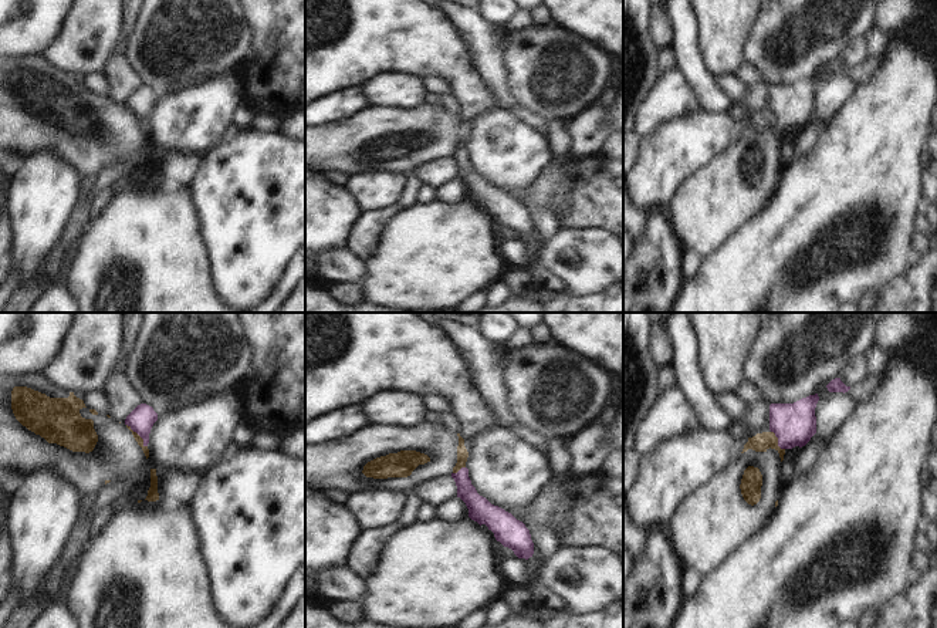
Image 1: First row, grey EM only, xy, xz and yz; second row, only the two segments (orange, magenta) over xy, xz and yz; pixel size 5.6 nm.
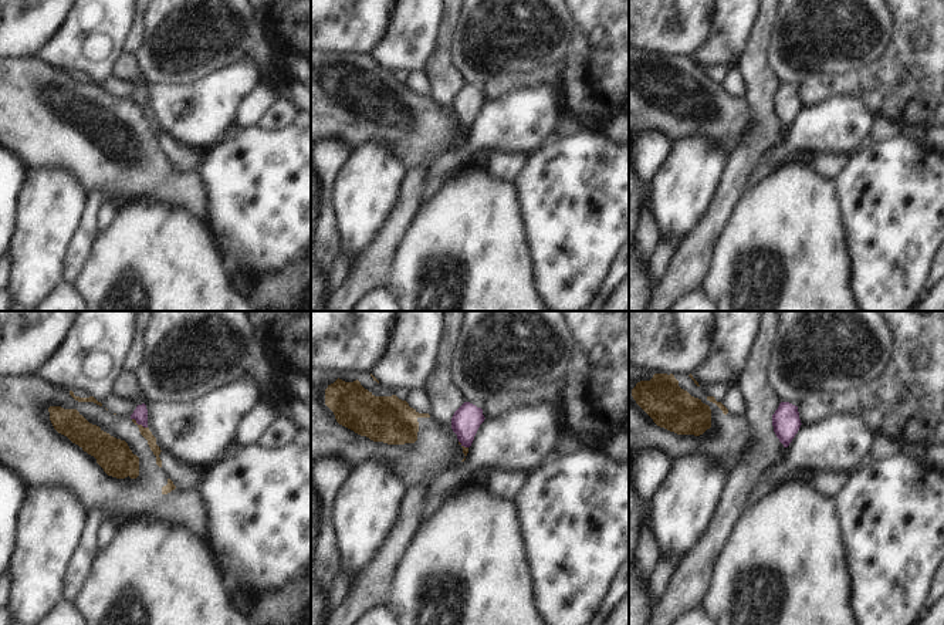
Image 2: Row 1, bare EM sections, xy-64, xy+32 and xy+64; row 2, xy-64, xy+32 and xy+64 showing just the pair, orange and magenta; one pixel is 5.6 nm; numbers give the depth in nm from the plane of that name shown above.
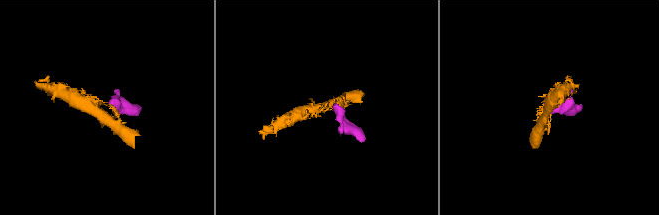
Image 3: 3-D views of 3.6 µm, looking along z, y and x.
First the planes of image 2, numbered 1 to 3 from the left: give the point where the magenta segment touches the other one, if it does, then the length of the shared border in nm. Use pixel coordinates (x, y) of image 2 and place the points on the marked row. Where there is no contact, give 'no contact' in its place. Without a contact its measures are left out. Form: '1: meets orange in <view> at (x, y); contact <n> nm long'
1: meets orange in xy-64 at (139, 425); contact 110 nm long
2: meets orange in xy+32 at (463, 446); contact 70 nm long
3: no contact

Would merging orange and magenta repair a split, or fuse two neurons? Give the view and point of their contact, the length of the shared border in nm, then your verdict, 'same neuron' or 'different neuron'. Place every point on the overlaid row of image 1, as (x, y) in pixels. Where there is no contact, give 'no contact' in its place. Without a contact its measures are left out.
meets orange in xy at (138, 435); contact 180 nm long; different neuron

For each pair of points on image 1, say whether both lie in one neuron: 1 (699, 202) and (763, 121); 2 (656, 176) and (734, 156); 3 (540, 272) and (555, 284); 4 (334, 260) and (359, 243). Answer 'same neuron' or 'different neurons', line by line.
1: same neuron
2: different neurons
3: same neuron
4: different neurons

